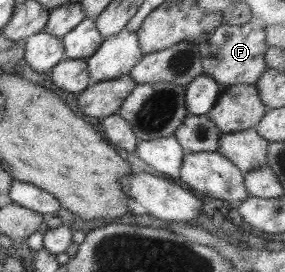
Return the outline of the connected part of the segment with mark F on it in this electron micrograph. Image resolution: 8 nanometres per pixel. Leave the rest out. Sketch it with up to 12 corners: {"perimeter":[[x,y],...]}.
{"perimeter":[[258,21],[216,26],[197,44],[202,74],[254,85],[268,67]]}

